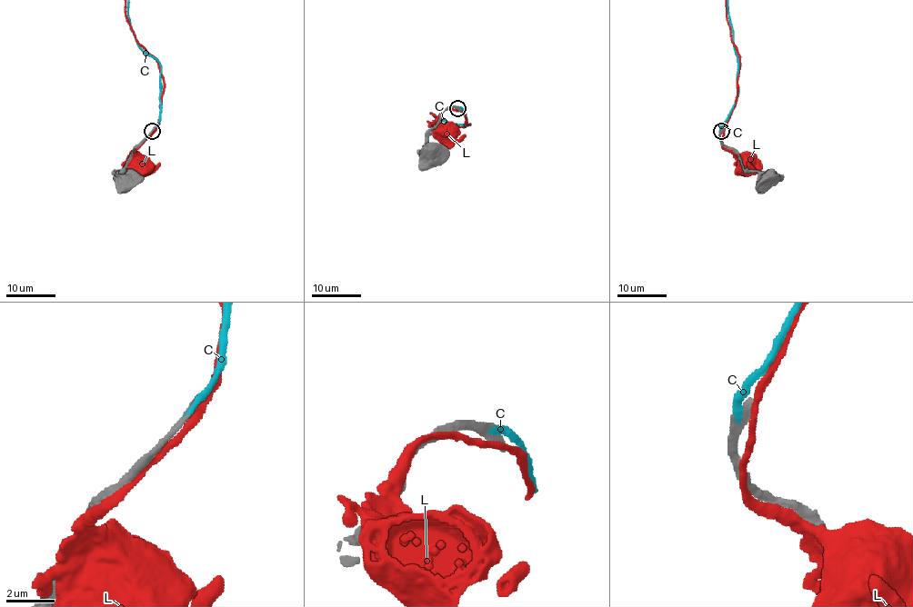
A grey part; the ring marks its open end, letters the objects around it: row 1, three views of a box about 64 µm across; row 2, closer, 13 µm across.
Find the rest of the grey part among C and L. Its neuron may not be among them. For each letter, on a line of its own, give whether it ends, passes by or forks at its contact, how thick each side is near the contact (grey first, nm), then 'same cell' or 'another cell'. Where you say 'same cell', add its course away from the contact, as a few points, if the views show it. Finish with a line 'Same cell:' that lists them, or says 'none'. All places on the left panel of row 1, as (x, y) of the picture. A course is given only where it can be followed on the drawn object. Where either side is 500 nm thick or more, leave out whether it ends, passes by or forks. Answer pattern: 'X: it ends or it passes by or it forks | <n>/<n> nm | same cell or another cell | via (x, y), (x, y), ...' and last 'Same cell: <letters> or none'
C: it ends | 440/300 nm | same cell
L: it passes by | 380/280 nm | another cell
Same cell: C

